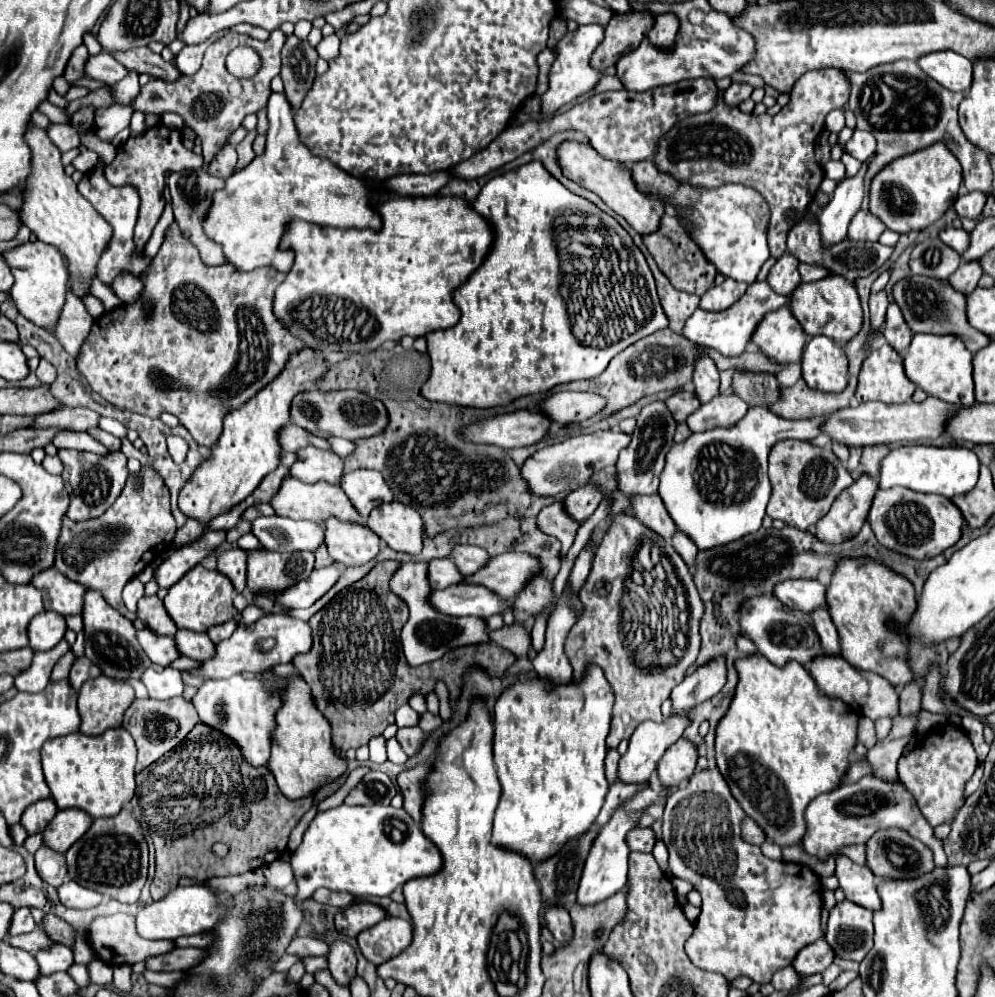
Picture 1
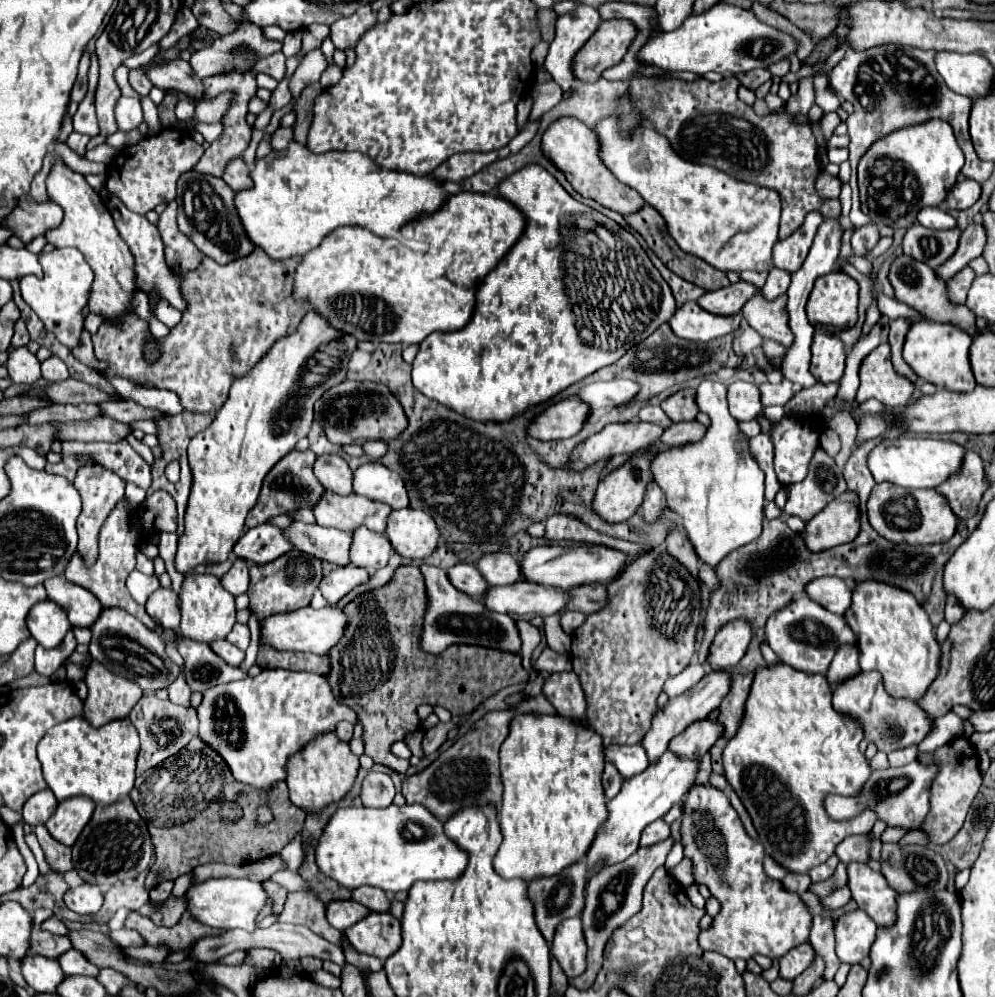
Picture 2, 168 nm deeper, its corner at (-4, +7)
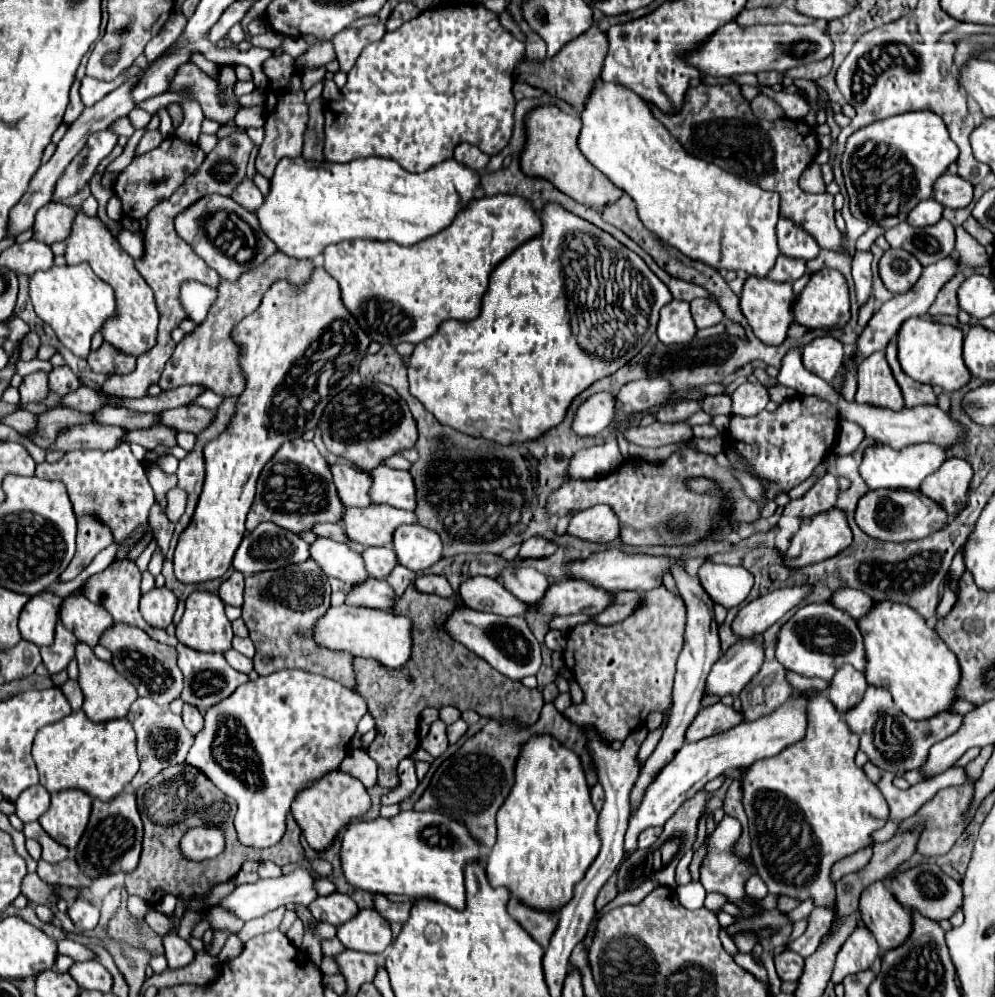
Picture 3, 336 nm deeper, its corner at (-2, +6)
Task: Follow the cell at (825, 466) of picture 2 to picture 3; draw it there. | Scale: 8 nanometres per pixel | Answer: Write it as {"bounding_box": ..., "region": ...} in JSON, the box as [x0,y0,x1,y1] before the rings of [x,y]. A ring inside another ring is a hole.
{"bounding_box":[783,472,839,518],"region":[[[827,472],[801,498],[791,500],[783,508],[783,514],[797,516],[797,518],[807,518],[807,516],[815,516],[815,514],[827,512],[827,510],[831,510],[835,506],[837,494],[839,494],[837,478],[835,478],[835,474]]]}

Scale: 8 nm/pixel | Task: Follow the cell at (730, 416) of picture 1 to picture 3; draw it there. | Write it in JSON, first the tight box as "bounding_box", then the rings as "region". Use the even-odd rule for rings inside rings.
{"bounding_box":[731,382,769,416],"region":[[[745,382],[735,388],[735,392],[731,394],[731,402],[733,402],[731,404],[733,416],[755,416],[765,408],[765,404],[769,402],[769,396],[763,384]]]}

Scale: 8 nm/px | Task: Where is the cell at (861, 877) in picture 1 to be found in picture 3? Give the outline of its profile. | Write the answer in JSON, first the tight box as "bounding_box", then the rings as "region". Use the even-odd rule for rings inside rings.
{"bounding_box":[859,880,911,950],"region":[[[883,880],[869,884],[859,898],[863,924],[873,932],[881,950],[897,948],[911,932],[911,914],[889,892]]]}

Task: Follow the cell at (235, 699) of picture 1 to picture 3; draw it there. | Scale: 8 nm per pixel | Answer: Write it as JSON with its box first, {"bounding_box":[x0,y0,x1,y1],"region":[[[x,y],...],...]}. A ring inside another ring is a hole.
{"bounding_box":[185,670,367,848],"region":[[[305,670],[273,672],[241,684],[229,698],[207,708],[203,730],[197,734],[185,762],[203,770],[221,792],[237,802],[235,828],[239,842],[253,848],[269,848],[285,832],[285,814],[295,794],[325,776],[325,772],[339,768],[357,730],[357,722],[365,712],[367,706],[361,702],[361,696],[331,678]]]}

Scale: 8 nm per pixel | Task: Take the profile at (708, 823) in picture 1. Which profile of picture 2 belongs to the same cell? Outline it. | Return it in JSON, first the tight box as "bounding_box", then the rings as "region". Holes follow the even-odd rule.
{"bounding_box":[681,785,811,959],"region":[[[695,785],[685,795],[685,813],[681,817],[681,837],[685,845],[685,857],[693,861],[695,881],[707,885],[711,895],[721,903],[721,913],[715,917],[711,929],[699,935],[699,945],[707,951],[717,951],[729,959],[751,959],[753,955],[765,955],[769,959],[783,957],[789,949],[805,943],[811,931],[811,915],[799,895],[787,893],[779,881],[771,881],[763,871],[763,845],[751,839],[737,811],[731,807],[727,795],[713,785]]]}

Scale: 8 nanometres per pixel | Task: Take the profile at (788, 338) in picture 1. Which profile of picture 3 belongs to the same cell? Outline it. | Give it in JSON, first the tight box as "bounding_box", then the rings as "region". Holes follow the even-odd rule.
{"bounding_box":[741,276,793,346],"region":[[[747,276],[743,294],[741,294],[741,312],[747,318],[753,334],[763,342],[771,346],[779,346],[787,338],[789,324],[793,322],[793,290],[791,284],[773,284],[769,278],[755,278]]]}

